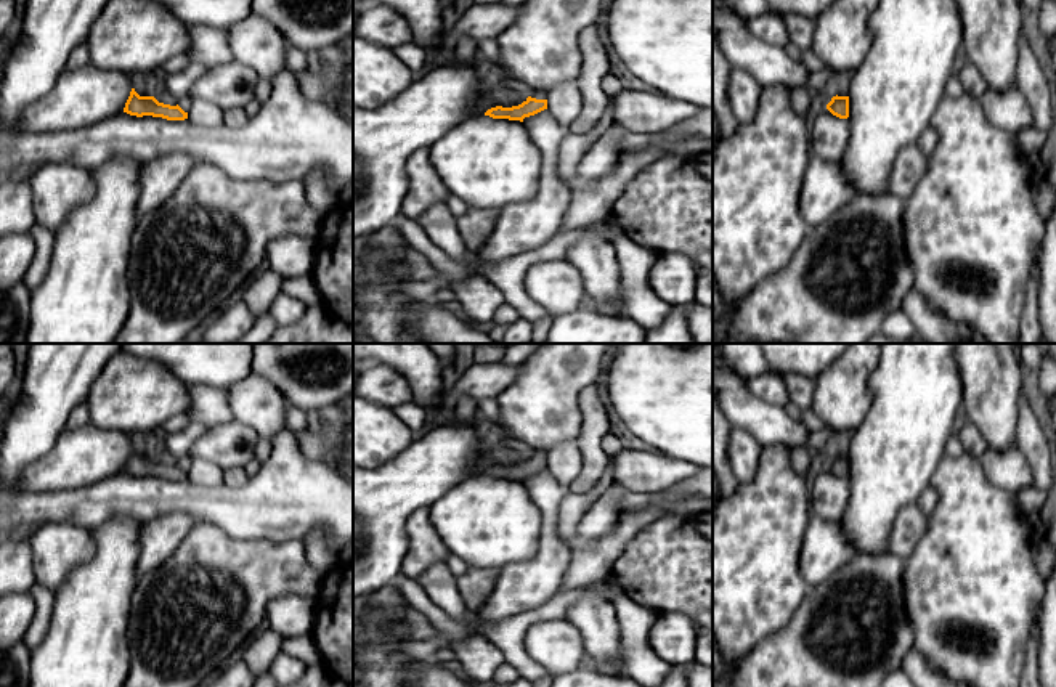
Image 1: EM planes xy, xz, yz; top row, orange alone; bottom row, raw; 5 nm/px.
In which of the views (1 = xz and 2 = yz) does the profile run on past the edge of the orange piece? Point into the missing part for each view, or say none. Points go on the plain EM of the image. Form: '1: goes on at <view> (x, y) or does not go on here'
1: goes on at xz (540, 455)
2: does not go on here

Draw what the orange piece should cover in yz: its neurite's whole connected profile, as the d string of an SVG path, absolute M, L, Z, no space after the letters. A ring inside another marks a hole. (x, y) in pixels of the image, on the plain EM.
M833 456L831 461L827 464L827 469L839 477L847 478L849 477L849 456Z

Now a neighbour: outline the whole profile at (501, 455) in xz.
M499 445L493 449L481 449L469 472L473 477L485 474L488 469L496 465L502 467L518 465L523 461L526 461L528 456L530 454L526 453L520 453L504 445Z

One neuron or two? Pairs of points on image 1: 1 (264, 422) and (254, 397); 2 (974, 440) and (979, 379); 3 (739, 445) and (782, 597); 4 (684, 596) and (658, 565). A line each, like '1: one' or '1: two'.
1: one
2: two
3: two
4: one

